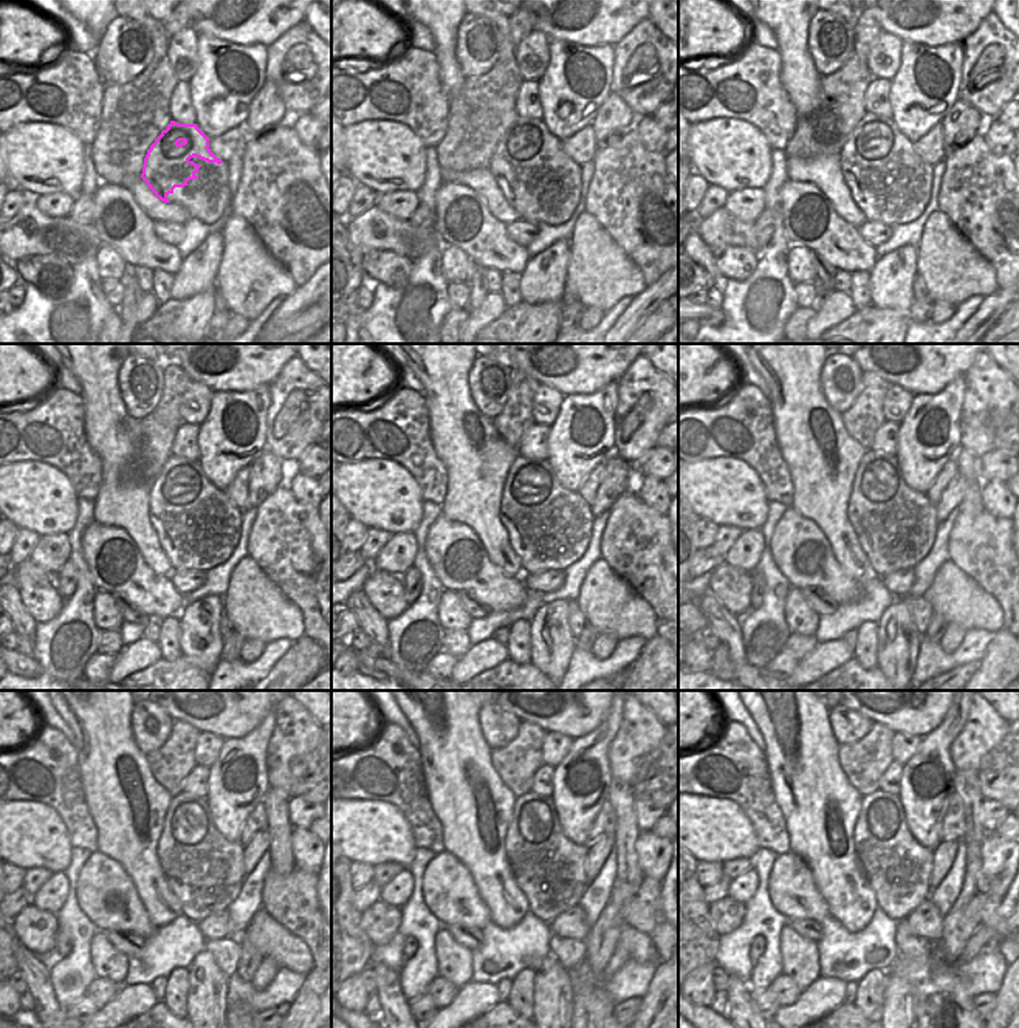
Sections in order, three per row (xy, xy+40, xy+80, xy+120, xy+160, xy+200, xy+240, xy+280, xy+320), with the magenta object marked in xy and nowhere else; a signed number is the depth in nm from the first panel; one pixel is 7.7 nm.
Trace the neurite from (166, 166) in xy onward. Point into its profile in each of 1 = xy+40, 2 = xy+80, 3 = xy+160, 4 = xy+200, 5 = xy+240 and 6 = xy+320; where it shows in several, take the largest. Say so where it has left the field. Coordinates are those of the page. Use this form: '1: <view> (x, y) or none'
1: xy+40 (513, 161)
2: xy+80 (860, 160)
3: xy+160 (516, 505)
4: xy+200 (872, 465)
5: xy+240 (181, 807)
6: xy+320 (874, 807)

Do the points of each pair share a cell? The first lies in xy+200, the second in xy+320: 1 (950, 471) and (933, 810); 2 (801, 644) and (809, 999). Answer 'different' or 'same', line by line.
1: different
2: different

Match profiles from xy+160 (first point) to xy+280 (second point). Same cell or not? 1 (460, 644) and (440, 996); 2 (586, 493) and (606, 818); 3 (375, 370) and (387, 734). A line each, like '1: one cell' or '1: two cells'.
1: one cell
2: one cell
3: two cells

